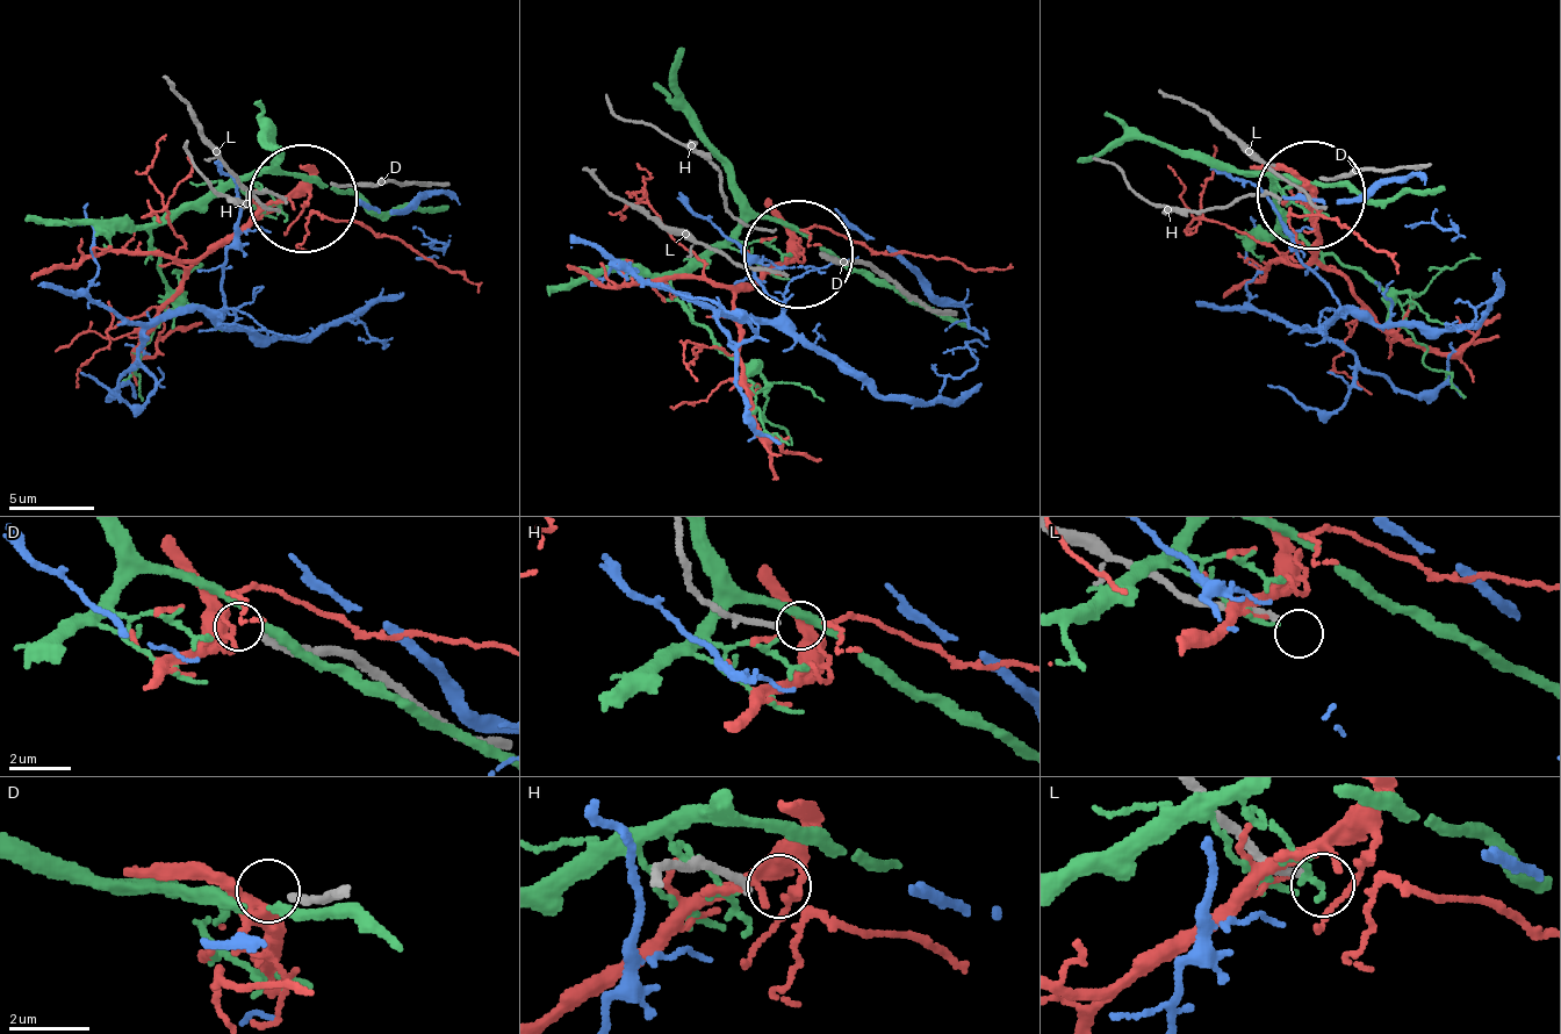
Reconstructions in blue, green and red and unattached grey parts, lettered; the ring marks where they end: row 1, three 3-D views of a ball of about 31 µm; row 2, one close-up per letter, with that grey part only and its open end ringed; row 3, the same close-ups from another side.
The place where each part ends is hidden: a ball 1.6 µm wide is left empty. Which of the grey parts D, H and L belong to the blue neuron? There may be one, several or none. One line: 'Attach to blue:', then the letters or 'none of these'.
Attach to blue: none of these

